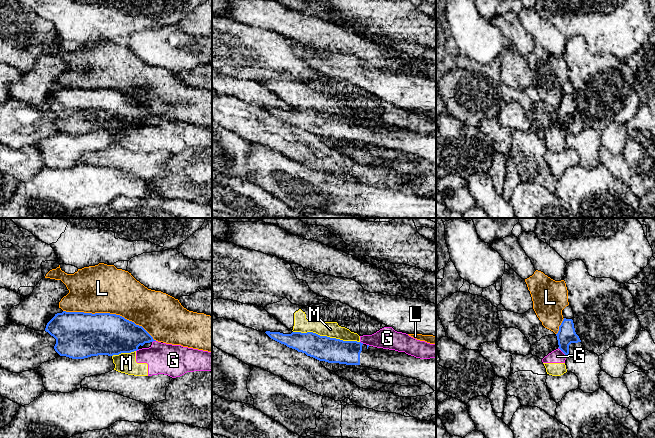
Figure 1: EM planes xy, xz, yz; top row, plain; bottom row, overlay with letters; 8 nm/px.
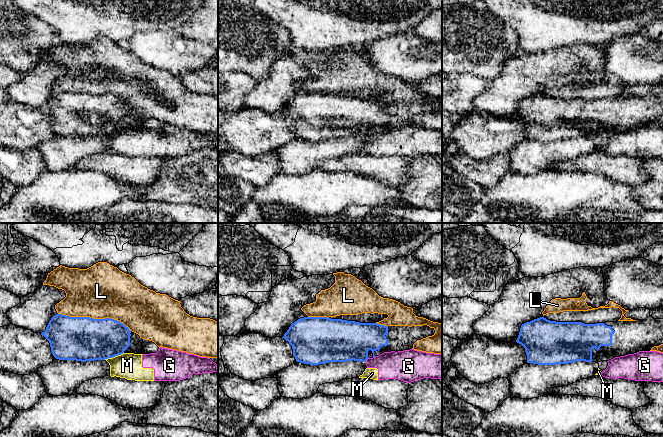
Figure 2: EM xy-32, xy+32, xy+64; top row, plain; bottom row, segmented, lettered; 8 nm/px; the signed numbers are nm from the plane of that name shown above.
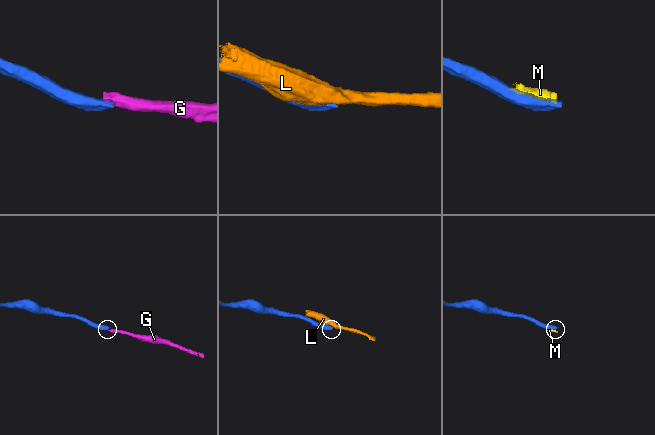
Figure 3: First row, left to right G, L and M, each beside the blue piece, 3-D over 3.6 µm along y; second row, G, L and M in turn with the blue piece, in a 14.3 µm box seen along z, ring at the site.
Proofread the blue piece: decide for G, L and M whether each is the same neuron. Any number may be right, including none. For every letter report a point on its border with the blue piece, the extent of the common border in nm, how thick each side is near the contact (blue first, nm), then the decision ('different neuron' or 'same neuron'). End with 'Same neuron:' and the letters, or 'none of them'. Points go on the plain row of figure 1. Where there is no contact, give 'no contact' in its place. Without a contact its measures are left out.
G: yz (563, 128) | 110 nm | 150/110 nm | different neuron
L: xy (109, 89) | 800 nm | 340/380 nm | different neuron
M: xz (326, 112) | 550 nm | 200/130 nm | different neuron
Same neuron: none of them

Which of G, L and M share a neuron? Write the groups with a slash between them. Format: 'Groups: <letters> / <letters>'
Groups: G M / L

